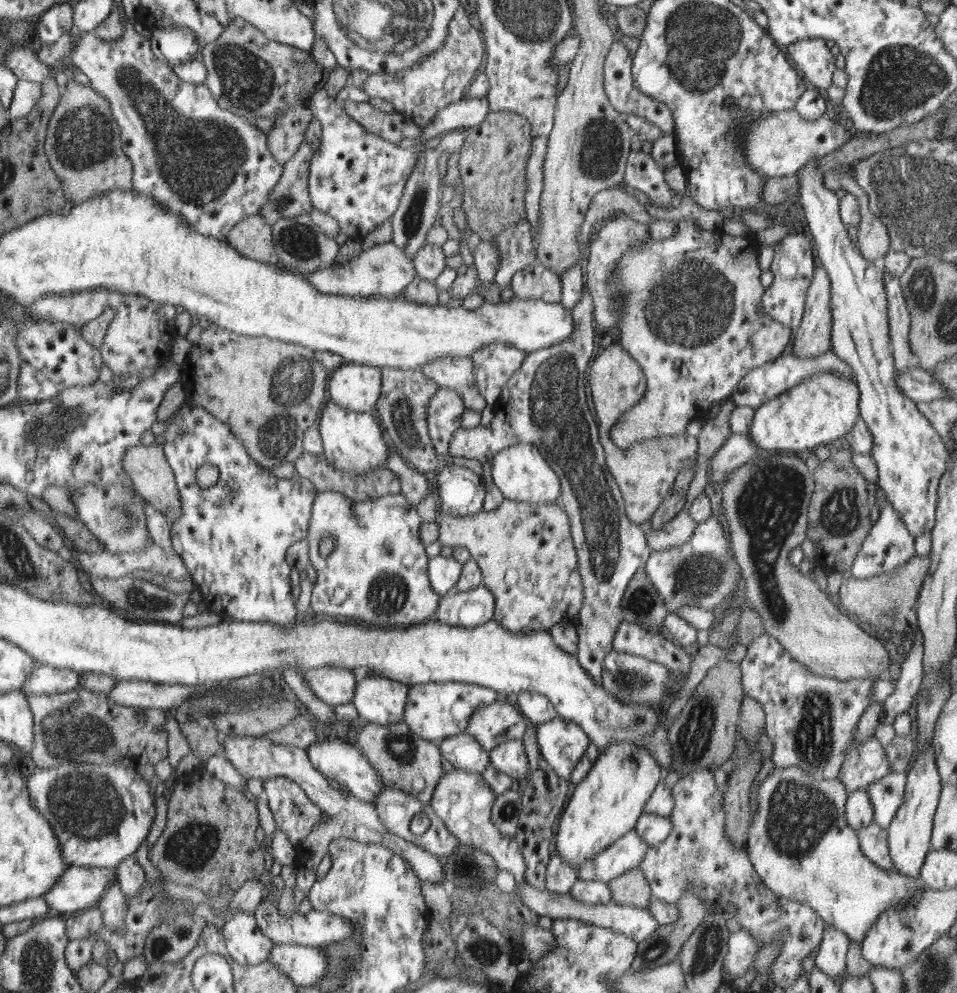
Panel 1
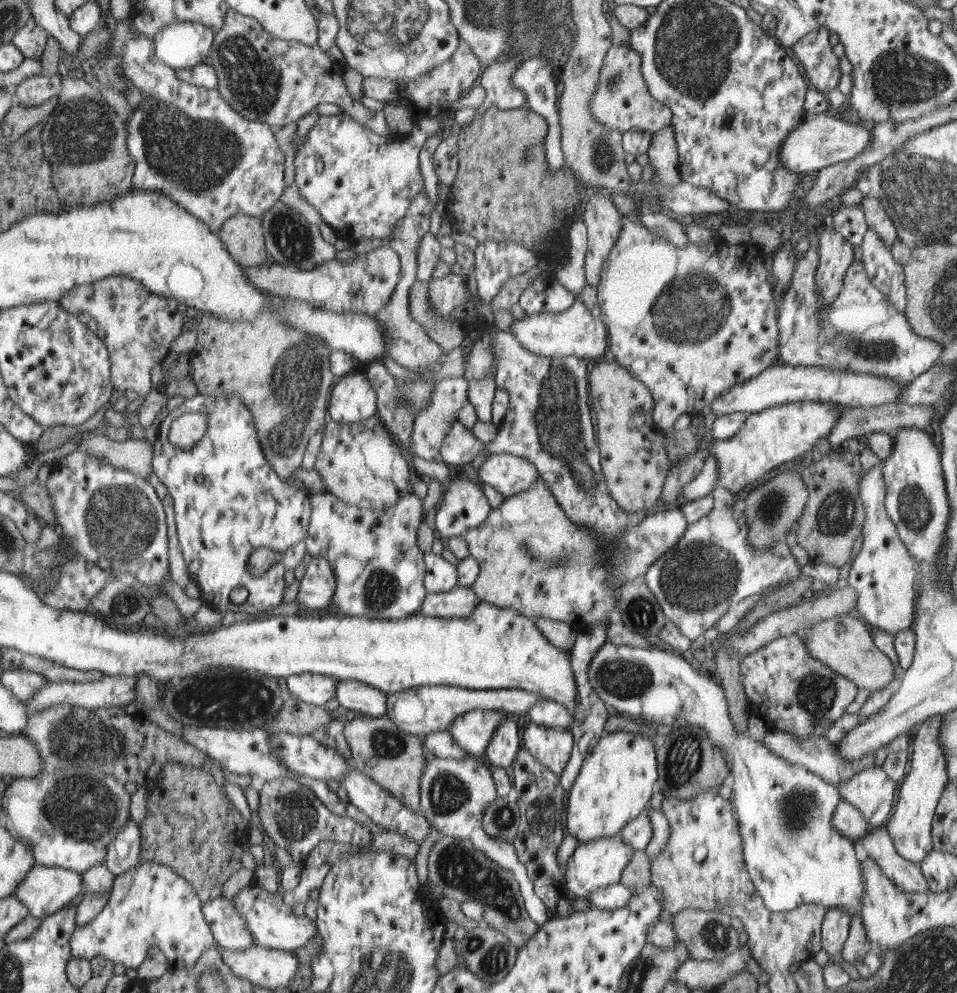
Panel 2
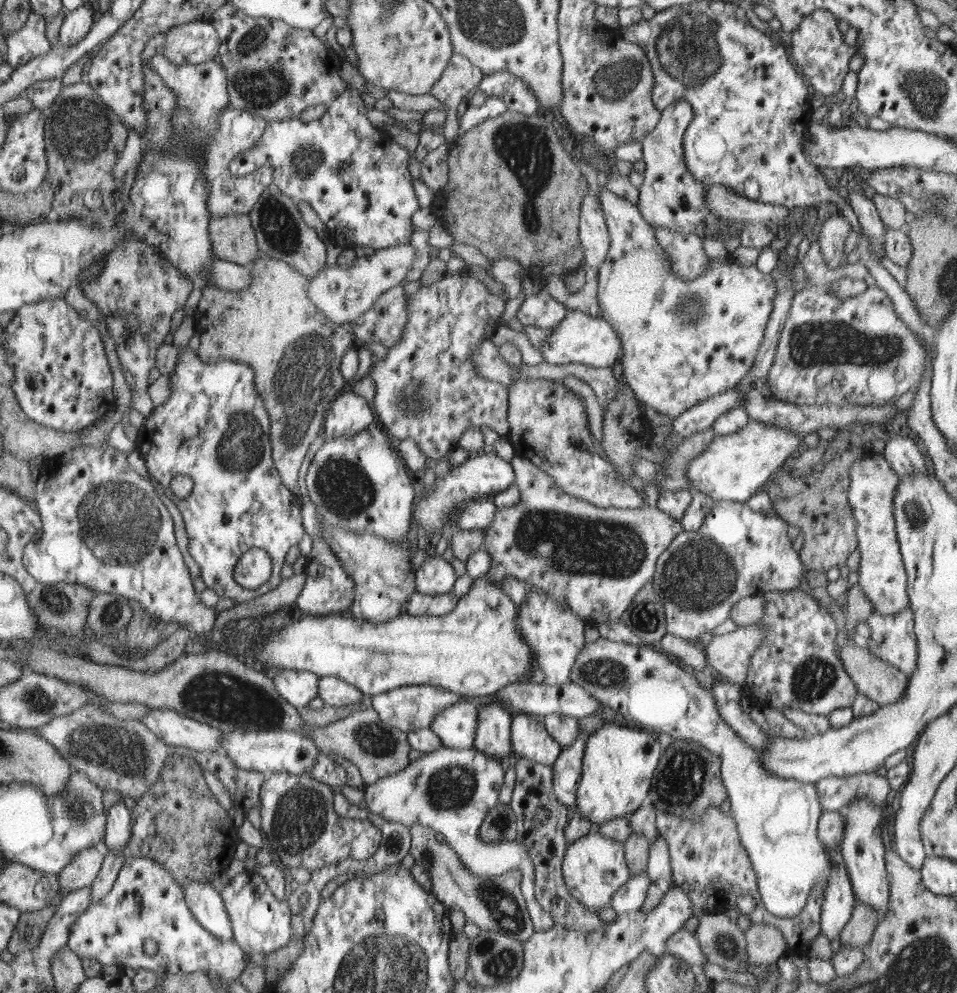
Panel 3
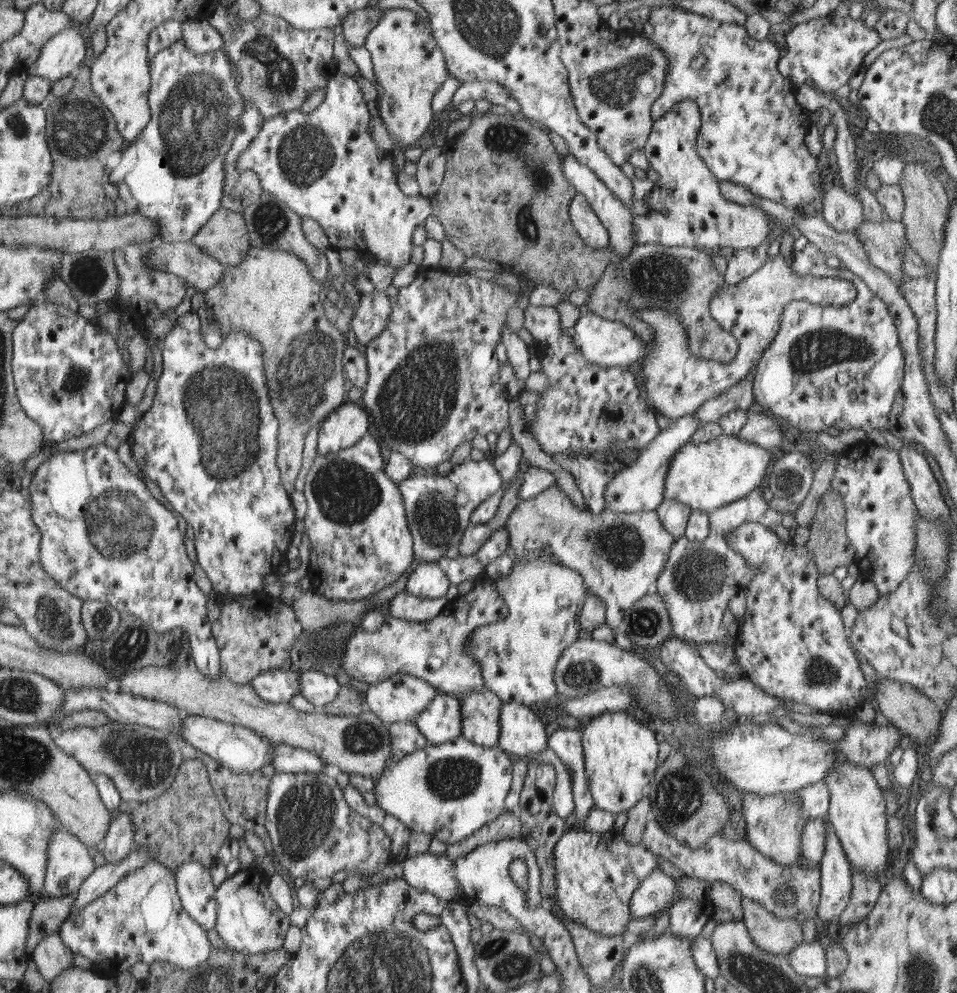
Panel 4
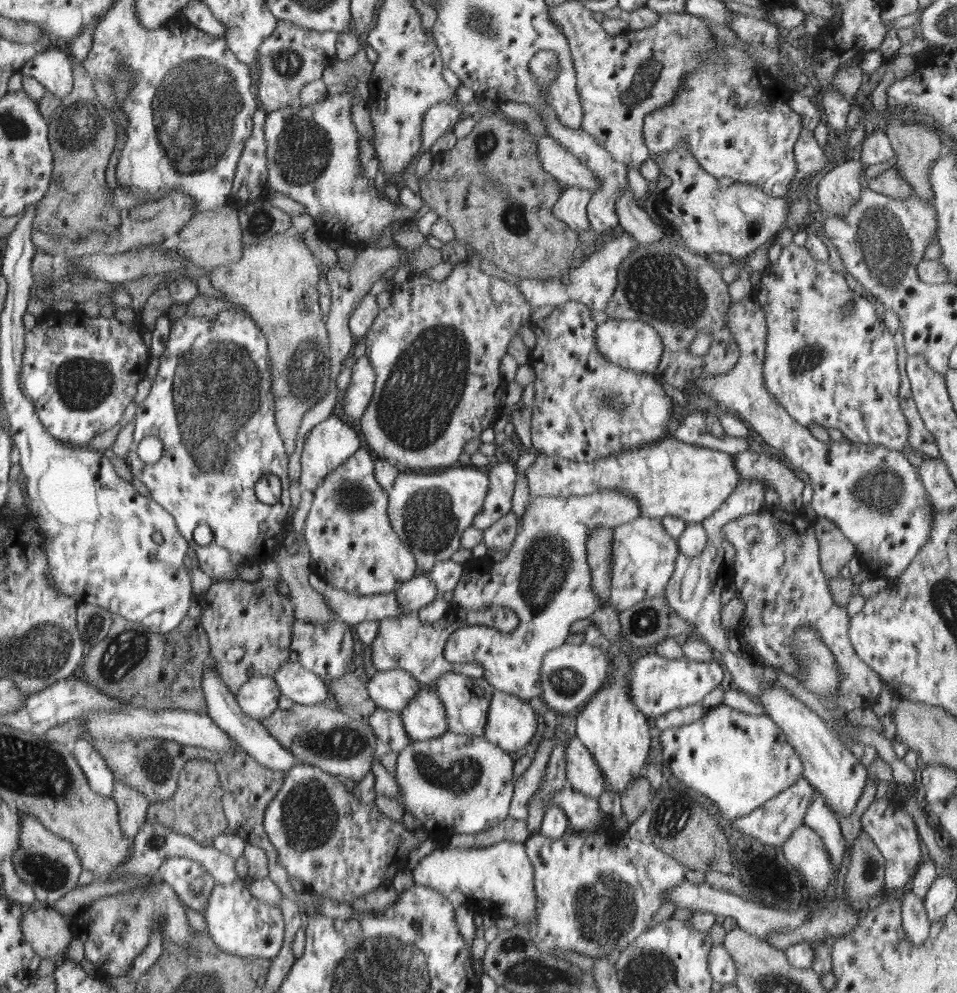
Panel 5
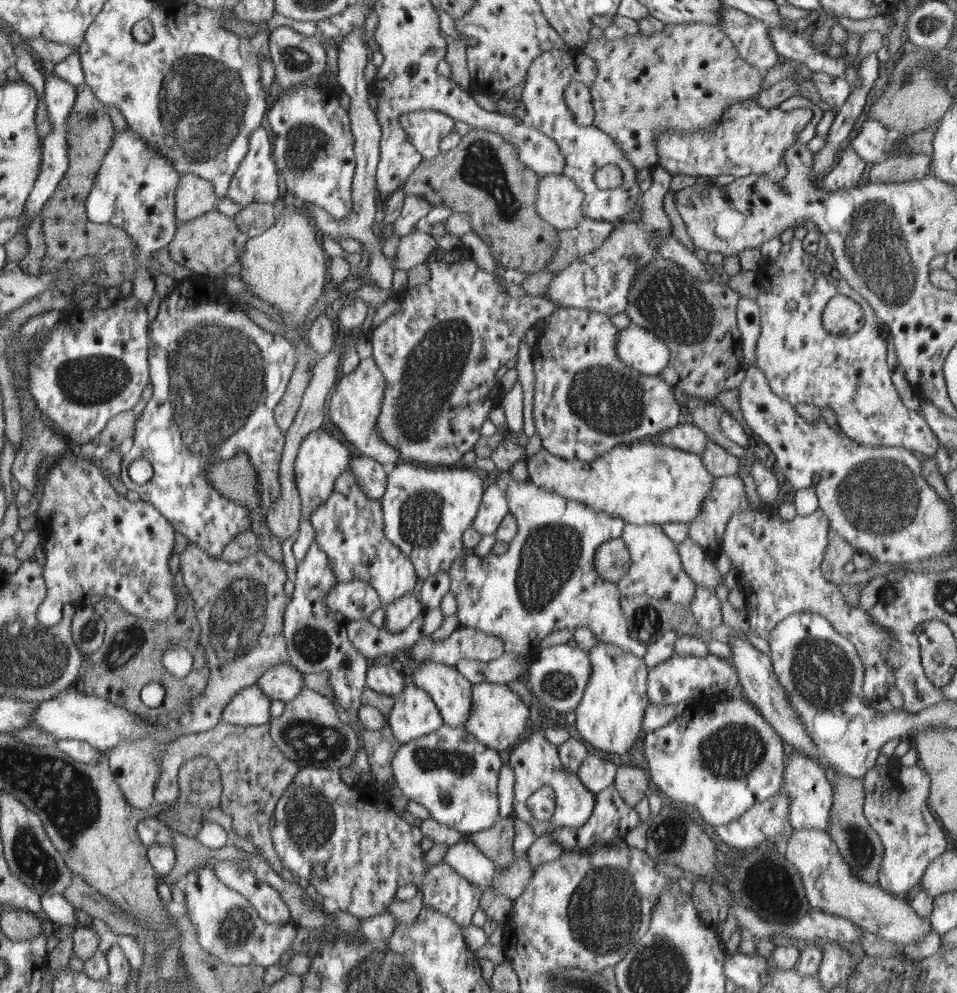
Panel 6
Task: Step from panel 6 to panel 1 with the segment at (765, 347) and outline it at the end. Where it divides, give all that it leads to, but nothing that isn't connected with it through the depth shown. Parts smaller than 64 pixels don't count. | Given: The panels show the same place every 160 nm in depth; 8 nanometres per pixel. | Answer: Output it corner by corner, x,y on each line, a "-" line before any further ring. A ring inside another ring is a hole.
790,232
781,241
772,244
774,256
770,270
773,272
774,280
772,285
763,292
762,306
768,316
787,326
793,332
793,337
802,322
805,298
816,267
812,257
813,244
813,240
797,232

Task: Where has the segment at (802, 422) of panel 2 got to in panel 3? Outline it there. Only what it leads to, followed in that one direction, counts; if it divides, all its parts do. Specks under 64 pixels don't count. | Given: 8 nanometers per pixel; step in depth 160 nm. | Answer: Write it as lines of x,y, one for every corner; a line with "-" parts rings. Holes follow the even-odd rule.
750,418
744,428
732,434
717,435
687,464
685,475
693,488
690,492
703,492
716,502
726,500
746,503
761,490
762,484
786,462
786,458
796,448
803,447
802,437
793,430
756,422

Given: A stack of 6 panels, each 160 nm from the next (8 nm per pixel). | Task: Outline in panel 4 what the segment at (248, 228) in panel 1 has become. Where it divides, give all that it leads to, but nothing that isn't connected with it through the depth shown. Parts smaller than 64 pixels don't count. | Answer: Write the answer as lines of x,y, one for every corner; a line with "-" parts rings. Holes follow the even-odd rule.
226,208
217,210
190,241
226,266
244,261
252,246
243,214

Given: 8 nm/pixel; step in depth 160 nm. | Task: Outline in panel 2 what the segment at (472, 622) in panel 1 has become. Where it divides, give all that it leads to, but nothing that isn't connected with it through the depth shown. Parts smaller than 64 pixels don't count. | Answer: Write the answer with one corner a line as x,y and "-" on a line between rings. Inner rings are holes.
455,587
449,592
425,595
420,613
430,618
468,618
483,600
470,587

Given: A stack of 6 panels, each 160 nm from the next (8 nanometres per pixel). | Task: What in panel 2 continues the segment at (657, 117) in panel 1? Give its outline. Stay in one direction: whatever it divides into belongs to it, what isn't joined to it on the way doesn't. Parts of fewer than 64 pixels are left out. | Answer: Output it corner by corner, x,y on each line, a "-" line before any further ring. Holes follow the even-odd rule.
612,45
606,50
600,82
590,100
590,111
600,125
624,134
630,130
654,134
671,124
672,112
648,92
640,72
641,54
630,46

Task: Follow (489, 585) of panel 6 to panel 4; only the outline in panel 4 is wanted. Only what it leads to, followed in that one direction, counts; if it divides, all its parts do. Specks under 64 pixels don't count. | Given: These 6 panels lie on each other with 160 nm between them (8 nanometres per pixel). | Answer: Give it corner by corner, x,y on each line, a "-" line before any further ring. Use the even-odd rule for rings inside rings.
693,414
672,420
669,428
661,430
650,444
639,450
634,463
619,467
613,479
606,485
603,494
607,504
605,508
615,512
656,511
664,500
664,481
671,458
681,446
697,438
703,431
-
540,556
532,558
530,562
515,560
512,572
506,578
496,580
495,584
498,595
507,605
508,615
498,623
474,631
465,650
479,662
482,675
485,676
485,688
496,694
502,702
514,701
528,707
540,700
549,701
558,694
554,687
554,667
562,651
578,640
581,630
579,616
587,600
584,580
578,572
560,566
550,556

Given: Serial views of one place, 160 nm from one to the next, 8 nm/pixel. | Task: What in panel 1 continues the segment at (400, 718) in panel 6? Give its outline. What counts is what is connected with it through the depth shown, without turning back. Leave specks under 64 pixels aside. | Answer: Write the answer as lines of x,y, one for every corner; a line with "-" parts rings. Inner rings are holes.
499,697
494,704
472,715
466,733
489,753
503,742
522,740
525,730
524,715

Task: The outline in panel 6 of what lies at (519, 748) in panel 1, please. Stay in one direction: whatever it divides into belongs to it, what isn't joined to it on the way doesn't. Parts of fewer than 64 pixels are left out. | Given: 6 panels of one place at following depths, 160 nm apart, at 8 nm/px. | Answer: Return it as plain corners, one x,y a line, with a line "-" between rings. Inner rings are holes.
425,662
412,672
416,687
429,692
443,716
443,724
465,726
472,704
472,686
455,667
441,662

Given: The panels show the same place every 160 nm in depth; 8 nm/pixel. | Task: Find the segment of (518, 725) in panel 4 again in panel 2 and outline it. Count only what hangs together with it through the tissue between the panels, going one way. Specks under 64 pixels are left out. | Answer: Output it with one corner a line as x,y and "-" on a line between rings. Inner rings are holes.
532,722
524,728
522,740
535,760
557,775
566,766
574,746
573,734
568,728
558,730

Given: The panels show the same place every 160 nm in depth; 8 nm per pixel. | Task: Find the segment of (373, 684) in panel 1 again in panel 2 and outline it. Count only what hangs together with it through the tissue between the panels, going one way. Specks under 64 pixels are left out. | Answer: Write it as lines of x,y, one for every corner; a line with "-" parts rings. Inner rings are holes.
356,680
338,681
336,700
339,706
357,710
362,715
380,718
388,714
389,694

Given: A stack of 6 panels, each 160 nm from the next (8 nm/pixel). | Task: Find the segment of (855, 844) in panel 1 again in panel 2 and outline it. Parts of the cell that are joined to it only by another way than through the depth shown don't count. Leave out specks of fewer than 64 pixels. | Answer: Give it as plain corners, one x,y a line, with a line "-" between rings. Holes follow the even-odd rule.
606,641
593,654
587,672
588,681
598,697
620,713
630,714
633,719
647,723
665,724
671,726
671,730
689,724
697,726
707,732
715,746
721,748
733,780
731,798
743,840
745,867
768,910
788,913
800,905
812,903
826,908
842,907
850,916
859,914
861,898
865,893
861,862
856,858
854,840
842,836
832,825
834,809
841,801
837,785
820,778
806,767
780,758
747,733
739,733
730,718
727,698
720,683
711,674
696,672
676,652

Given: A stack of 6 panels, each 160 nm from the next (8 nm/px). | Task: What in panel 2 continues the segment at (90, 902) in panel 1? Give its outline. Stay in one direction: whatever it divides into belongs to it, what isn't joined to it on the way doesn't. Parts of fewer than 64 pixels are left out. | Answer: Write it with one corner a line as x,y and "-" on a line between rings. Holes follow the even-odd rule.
34,865
31,871
21,880
21,884
13,892
24,906
28,907
29,914
35,917
45,918
80,900
83,896
81,873
64,868

